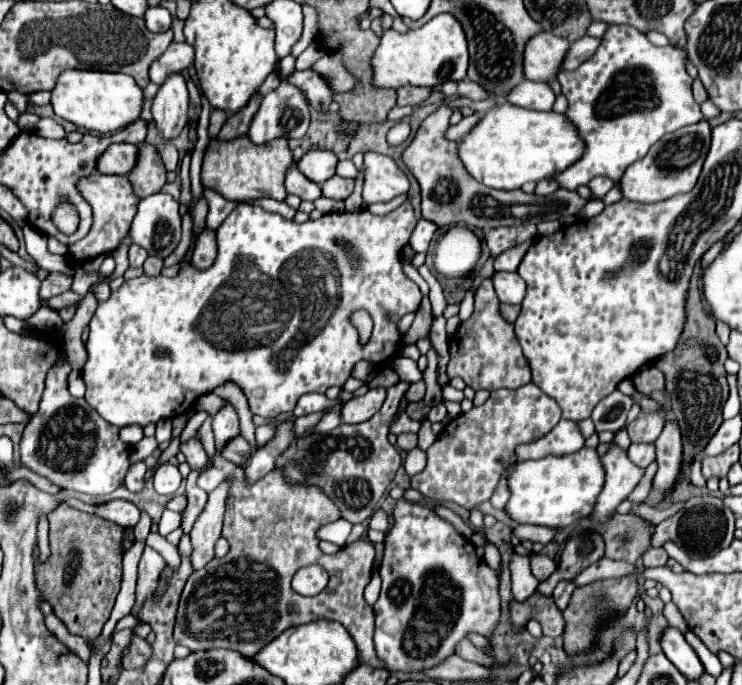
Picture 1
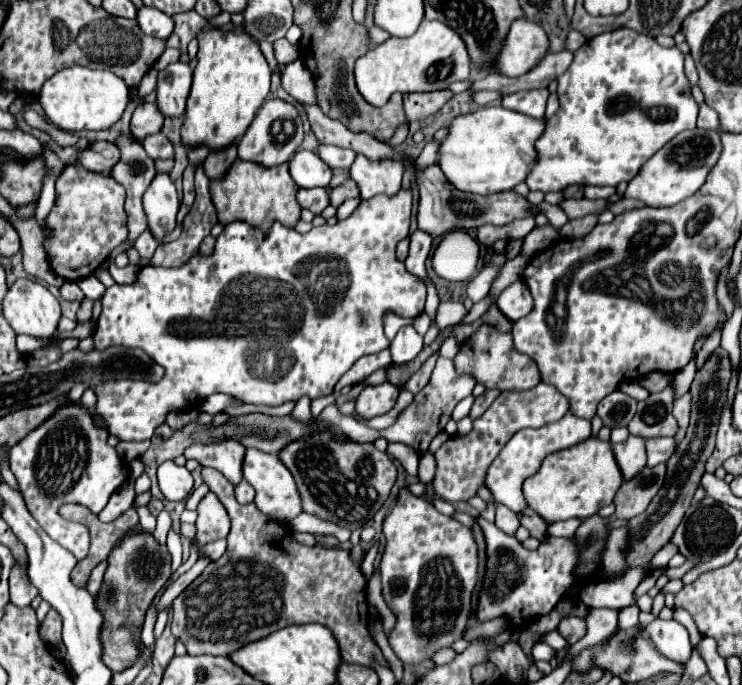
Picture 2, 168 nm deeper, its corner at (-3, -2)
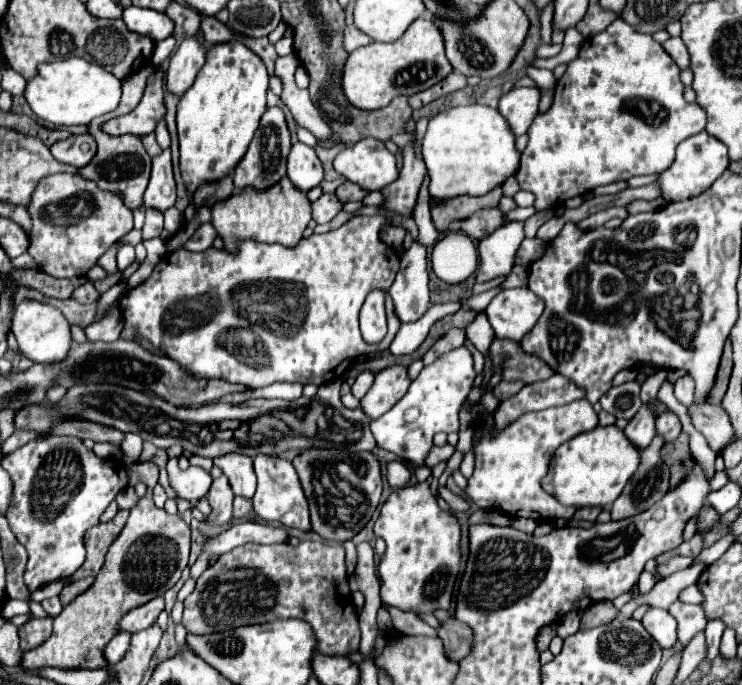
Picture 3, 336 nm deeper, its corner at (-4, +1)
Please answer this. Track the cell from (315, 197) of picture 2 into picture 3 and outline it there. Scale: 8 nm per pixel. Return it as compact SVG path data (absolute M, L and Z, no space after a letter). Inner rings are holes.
M325 192L325 194L321 194L319 200L315 200L311 204L311 212L313 212L313 220L317 224L327 224L333 216L337 216L341 212L341 202L337 200L335 194Z

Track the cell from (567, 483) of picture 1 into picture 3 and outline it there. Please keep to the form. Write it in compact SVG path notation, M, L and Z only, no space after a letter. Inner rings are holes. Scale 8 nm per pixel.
M597 426L557 448L549 472L541 480L541 486L563 506L609 508L619 498L637 466L639 450L633 450L633 444L629 444L623 432L615 426Z

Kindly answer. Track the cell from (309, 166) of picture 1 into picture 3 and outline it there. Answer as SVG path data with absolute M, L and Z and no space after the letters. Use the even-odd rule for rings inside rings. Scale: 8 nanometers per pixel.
M301 142L293 144L287 160L287 176L297 188L305 192L319 186L323 182L323 164L315 150Z

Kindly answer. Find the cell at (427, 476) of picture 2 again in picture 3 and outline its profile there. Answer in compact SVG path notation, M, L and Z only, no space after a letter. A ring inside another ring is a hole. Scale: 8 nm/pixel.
M438 487L438 492L455 511L464 512L470 509L470 503L463 496L451 492L446 487Z

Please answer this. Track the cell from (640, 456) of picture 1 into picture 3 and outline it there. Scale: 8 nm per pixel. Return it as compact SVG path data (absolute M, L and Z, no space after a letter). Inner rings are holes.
M673 412L661 414L657 418L655 426L657 426L657 434L663 438L663 444L669 444L669 442L677 440L677 436L681 434L681 422Z

